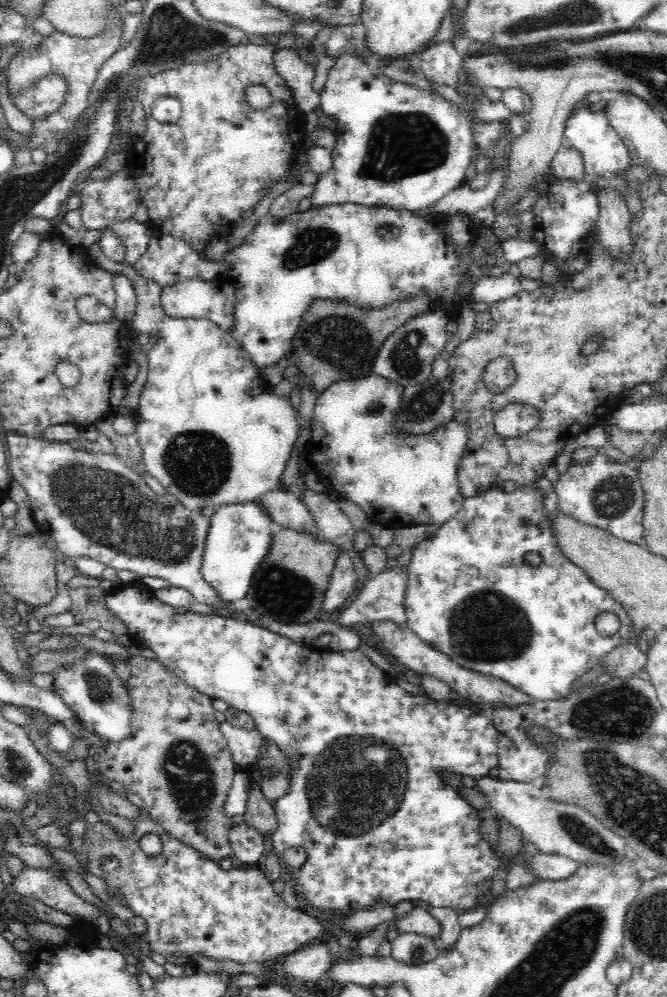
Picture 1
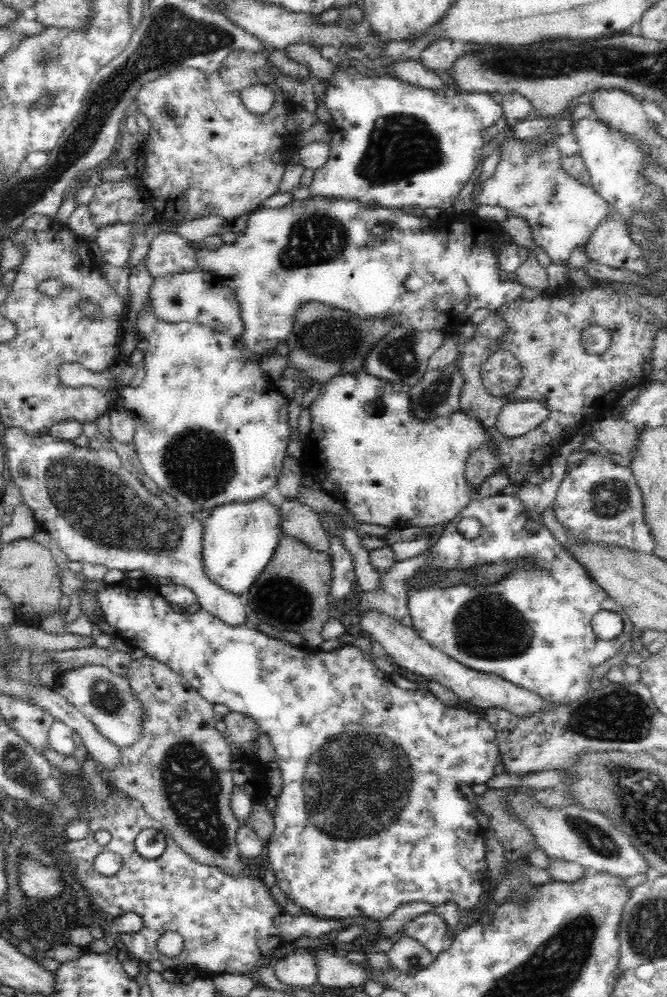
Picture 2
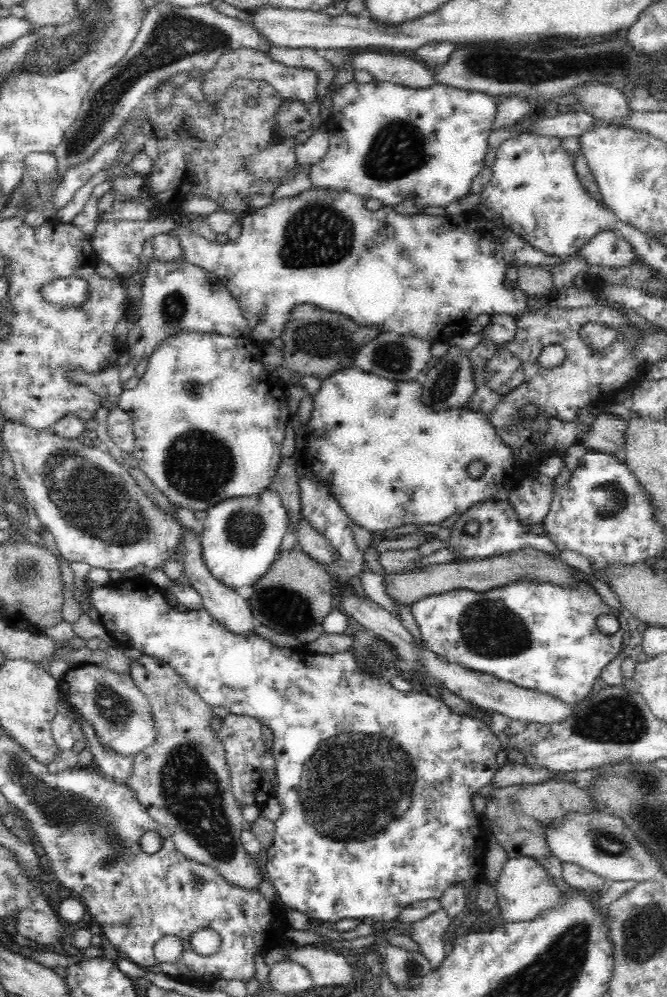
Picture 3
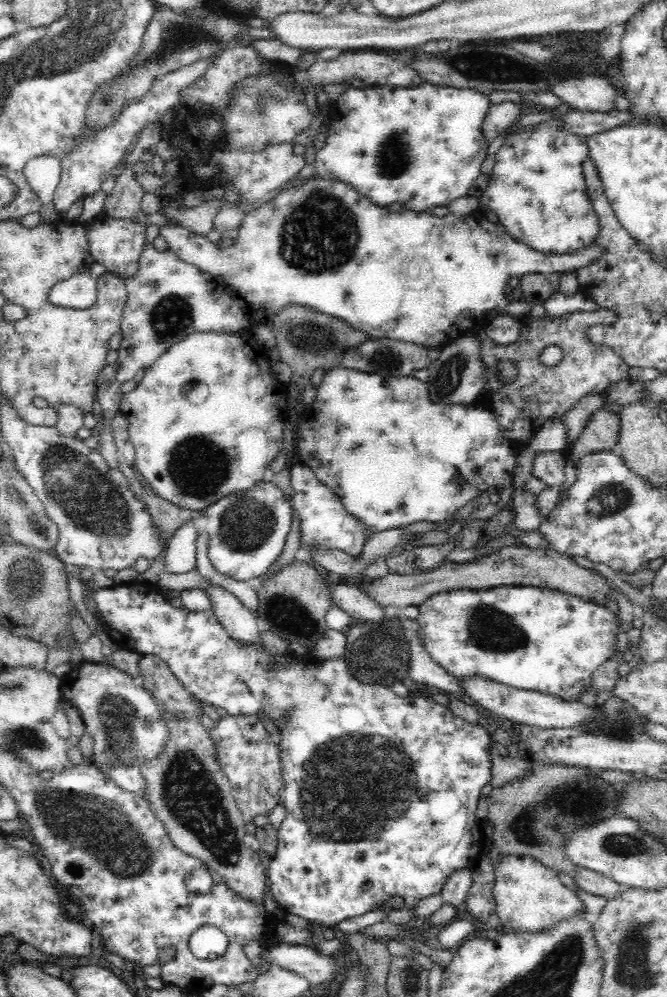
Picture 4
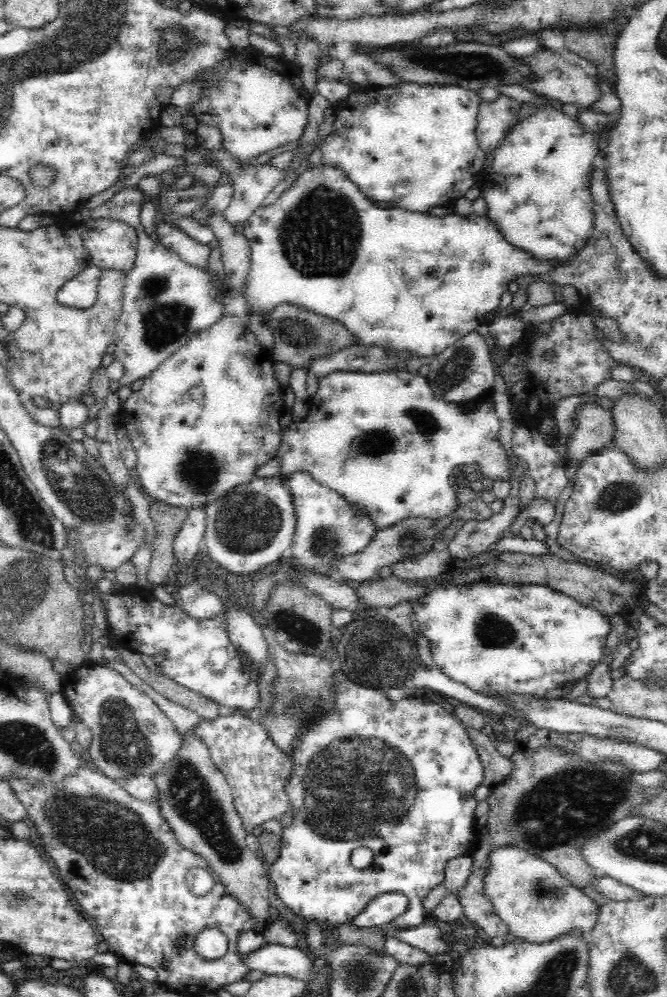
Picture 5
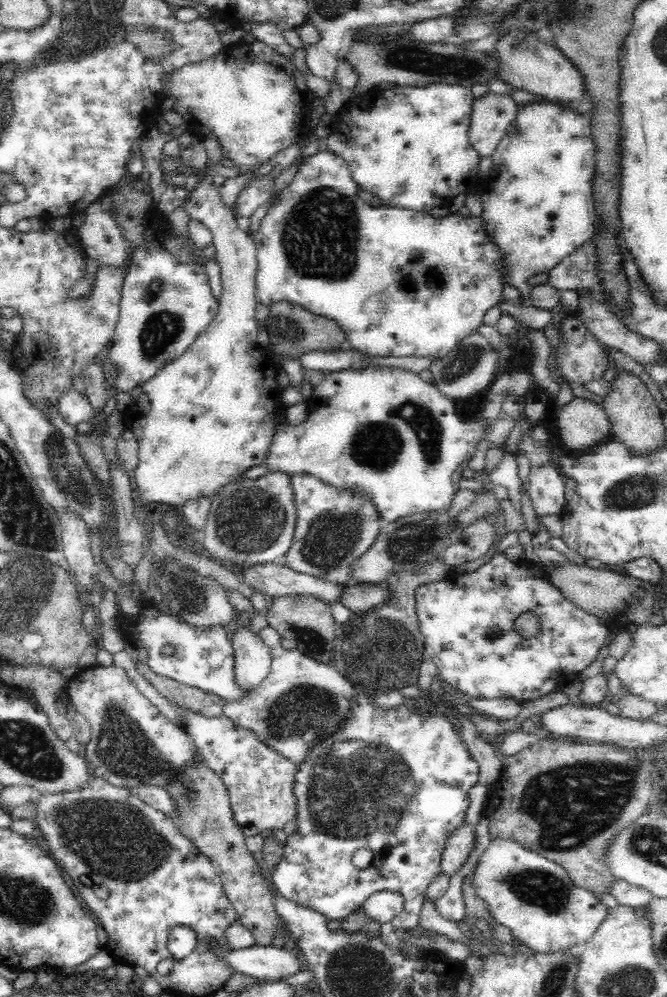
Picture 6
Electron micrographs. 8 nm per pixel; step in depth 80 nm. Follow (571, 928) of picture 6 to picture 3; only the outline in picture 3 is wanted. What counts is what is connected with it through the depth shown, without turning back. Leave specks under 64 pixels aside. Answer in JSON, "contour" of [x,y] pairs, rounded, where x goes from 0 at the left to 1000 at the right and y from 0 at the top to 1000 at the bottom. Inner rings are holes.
{"contour":[[[795,860],[763,861],[744,879],[741,889],[745,897],[745,908],[756,924],[792,925],[813,914],[832,912],[844,908],[844,901],[831,881],[814,868]]]}

